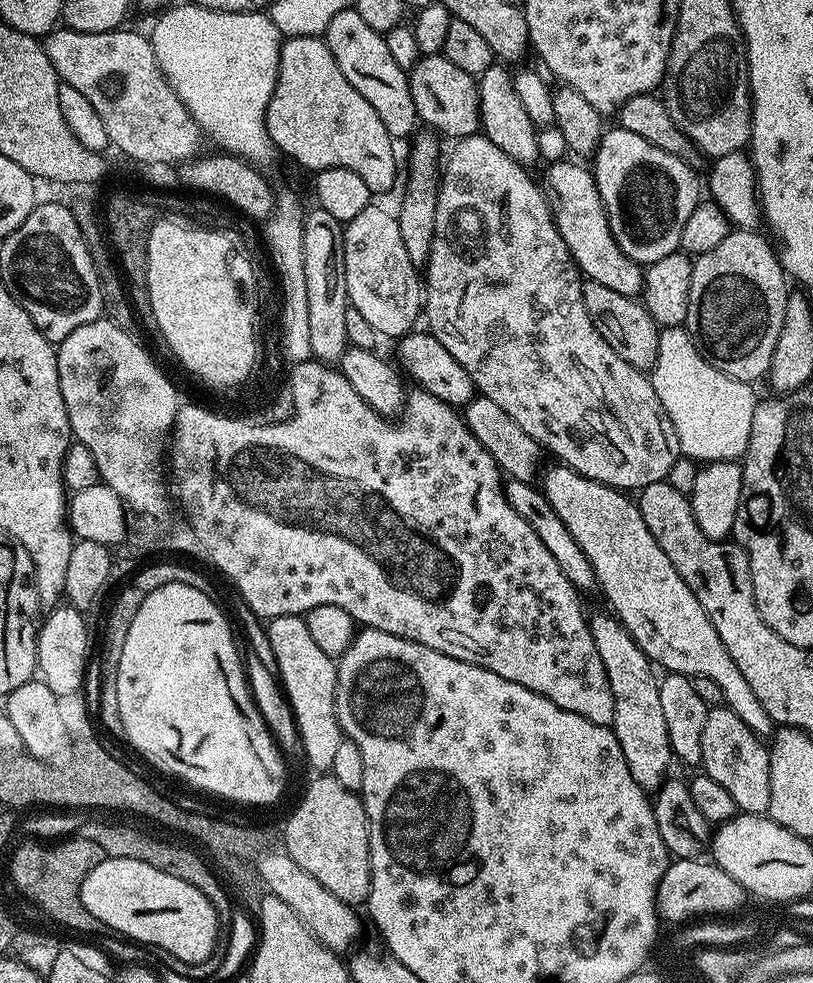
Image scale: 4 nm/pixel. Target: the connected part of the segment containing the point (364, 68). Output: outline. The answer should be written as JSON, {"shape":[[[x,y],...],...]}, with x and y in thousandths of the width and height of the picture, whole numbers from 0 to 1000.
{"shape":[[[437,7],[421,10],[406,18],[406,26],[396,34],[403,44],[406,55],[411,55],[411,63],[416,63],[416,71],[426,75],[426,83],[460,108],[465,120],[470,120],[470,128],[482,137],[483,143],[501,143],[513,133],[514,123],[509,112],[509,100],[504,100],[504,83],[502,73],[485,58],[472,42],[472,34],[459,31],[440,14]]]}

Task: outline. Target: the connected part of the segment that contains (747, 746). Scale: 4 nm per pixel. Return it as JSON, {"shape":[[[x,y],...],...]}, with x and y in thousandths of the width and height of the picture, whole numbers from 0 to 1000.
{"shape":[[[881,718],[863,739],[865,788],[878,791],[903,812],[910,826],[943,827],[947,820],[947,771],[946,762],[936,750],[930,749],[894,718]]]}

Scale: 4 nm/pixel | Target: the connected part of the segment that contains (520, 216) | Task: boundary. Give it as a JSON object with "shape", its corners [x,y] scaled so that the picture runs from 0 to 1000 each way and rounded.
{"shape":[[[593,136],[572,138],[560,148],[561,152],[550,159],[544,167],[544,178],[540,180],[539,205],[536,207],[536,225],[534,226],[534,246],[529,250],[529,262],[524,270],[524,276],[519,281],[519,317],[526,321],[525,337],[530,338],[568,372],[573,372],[573,380],[585,390],[585,398],[589,402],[603,405],[603,409],[613,409],[632,429],[652,446],[657,446],[664,452],[665,457],[677,459],[684,463],[683,467],[713,484],[723,488],[734,488],[748,496],[764,498],[786,498],[800,494],[811,488],[820,488],[824,482],[824,474],[829,474],[831,468],[838,467],[834,442],[827,435],[824,425],[804,397],[801,386],[793,379],[786,378],[775,368],[765,368],[750,352],[736,340],[731,328],[726,328],[726,319],[721,319],[721,307],[716,303],[718,285],[716,278],[708,271],[708,263],[701,258],[696,246],[691,246],[691,238],[686,238],[684,227],[679,221],[679,215],[674,213],[674,204],[665,188],[654,184],[654,179],[646,168],[632,165],[627,157],[617,157],[608,144],[603,144]]]}

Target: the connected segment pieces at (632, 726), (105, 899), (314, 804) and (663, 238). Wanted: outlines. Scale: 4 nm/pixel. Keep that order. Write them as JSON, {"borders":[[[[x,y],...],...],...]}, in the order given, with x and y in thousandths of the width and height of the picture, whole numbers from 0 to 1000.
{"borders":[[[[756,626],[728,627],[726,638],[731,657],[736,657],[736,669],[740,669],[740,678],[745,682],[745,690],[750,694],[750,702],[755,706],[755,734],[750,738],[760,751],[760,759],[765,759],[765,767],[770,771],[770,779],[775,779],[775,787],[780,796],[793,804],[806,804],[817,797],[823,788],[822,780],[829,777],[824,751],[819,747],[819,729],[814,726],[814,714],[809,711],[809,688],[806,688],[804,677],[797,667],[780,653],[780,649],[769,640]]],[[[129,873],[106,889],[98,913],[101,922],[121,934],[124,942],[149,948],[143,950],[169,961],[188,960],[188,965],[208,968],[214,975],[224,975],[224,979],[235,981],[258,975],[263,966],[268,935],[252,904],[203,889],[182,877],[169,873]]],[[[394,787],[389,795],[374,806],[369,819],[359,826],[359,831],[347,840],[349,861],[357,873],[376,889],[396,897],[406,909],[411,909],[421,918],[434,922],[449,919],[455,909],[455,852],[453,851],[453,833],[448,823],[448,815],[437,806],[432,806],[421,796],[416,796],[406,787]]],[[[761,128],[749,129],[738,139],[738,146],[731,156],[732,163],[736,197],[750,226],[750,238],[755,238],[755,246],[760,246],[765,258],[774,260],[782,269],[796,271],[833,255],[844,225],[849,223],[849,218],[854,218],[854,210],[863,202],[862,184],[861,187],[856,184],[857,176],[849,168],[829,157],[819,157],[819,153],[809,153],[809,149],[795,144],[795,140],[785,140],[785,136],[775,136],[775,132]]]]}

